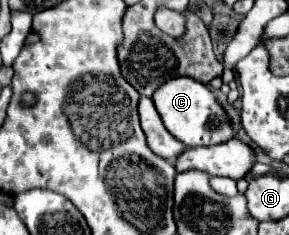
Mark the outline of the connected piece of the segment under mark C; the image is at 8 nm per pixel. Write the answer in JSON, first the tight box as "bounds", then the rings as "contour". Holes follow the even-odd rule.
{"bounds":[152,76,236,146],"contour":[[[178,76],[164,82],[154,92],[152,100],[156,104],[158,114],[162,116],[166,130],[186,146],[214,146],[236,136],[236,130],[232,128],[232,120],[226,116],[214,92],[206,84],[190,76]],[[210,116],[212,116],[212,124],[210,124]]]}

